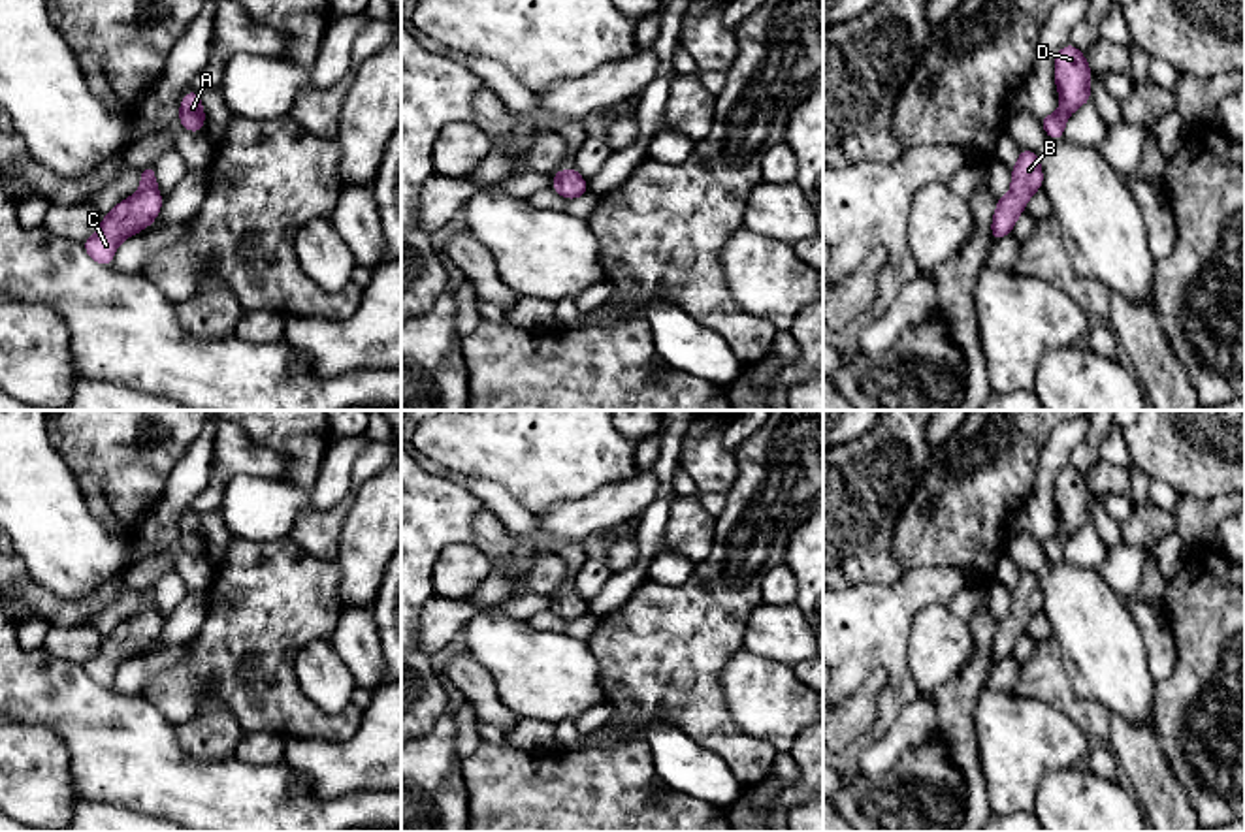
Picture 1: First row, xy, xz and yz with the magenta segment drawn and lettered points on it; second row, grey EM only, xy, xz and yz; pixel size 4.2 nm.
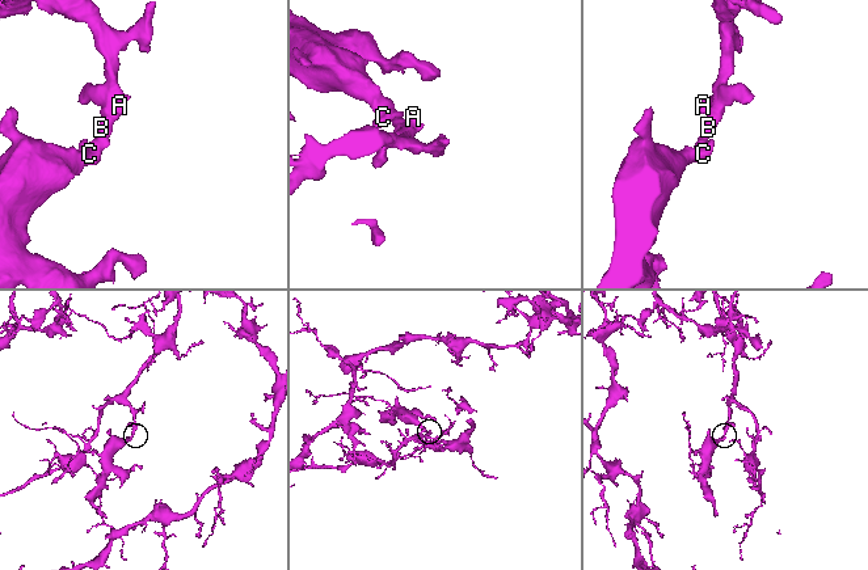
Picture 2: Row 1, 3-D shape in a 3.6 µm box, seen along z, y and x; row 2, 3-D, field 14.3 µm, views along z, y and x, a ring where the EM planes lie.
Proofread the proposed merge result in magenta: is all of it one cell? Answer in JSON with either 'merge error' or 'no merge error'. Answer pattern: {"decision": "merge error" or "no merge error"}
{"decision": "no merge error"}

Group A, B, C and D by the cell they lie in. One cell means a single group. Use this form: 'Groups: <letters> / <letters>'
Groups: A B C D

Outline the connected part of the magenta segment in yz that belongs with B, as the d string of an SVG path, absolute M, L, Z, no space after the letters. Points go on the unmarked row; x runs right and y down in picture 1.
M1021 570L1019 584L1011 589L1011 614L1000 617L993 636L993 664L1011 655L1015 642L1025 632L1030 617L1043 606L1040 580L1030 570Z

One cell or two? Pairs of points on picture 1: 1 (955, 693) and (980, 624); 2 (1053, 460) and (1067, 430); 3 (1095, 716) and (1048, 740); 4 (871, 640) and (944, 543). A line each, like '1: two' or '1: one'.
1: one
2: one
3: two
4: two

